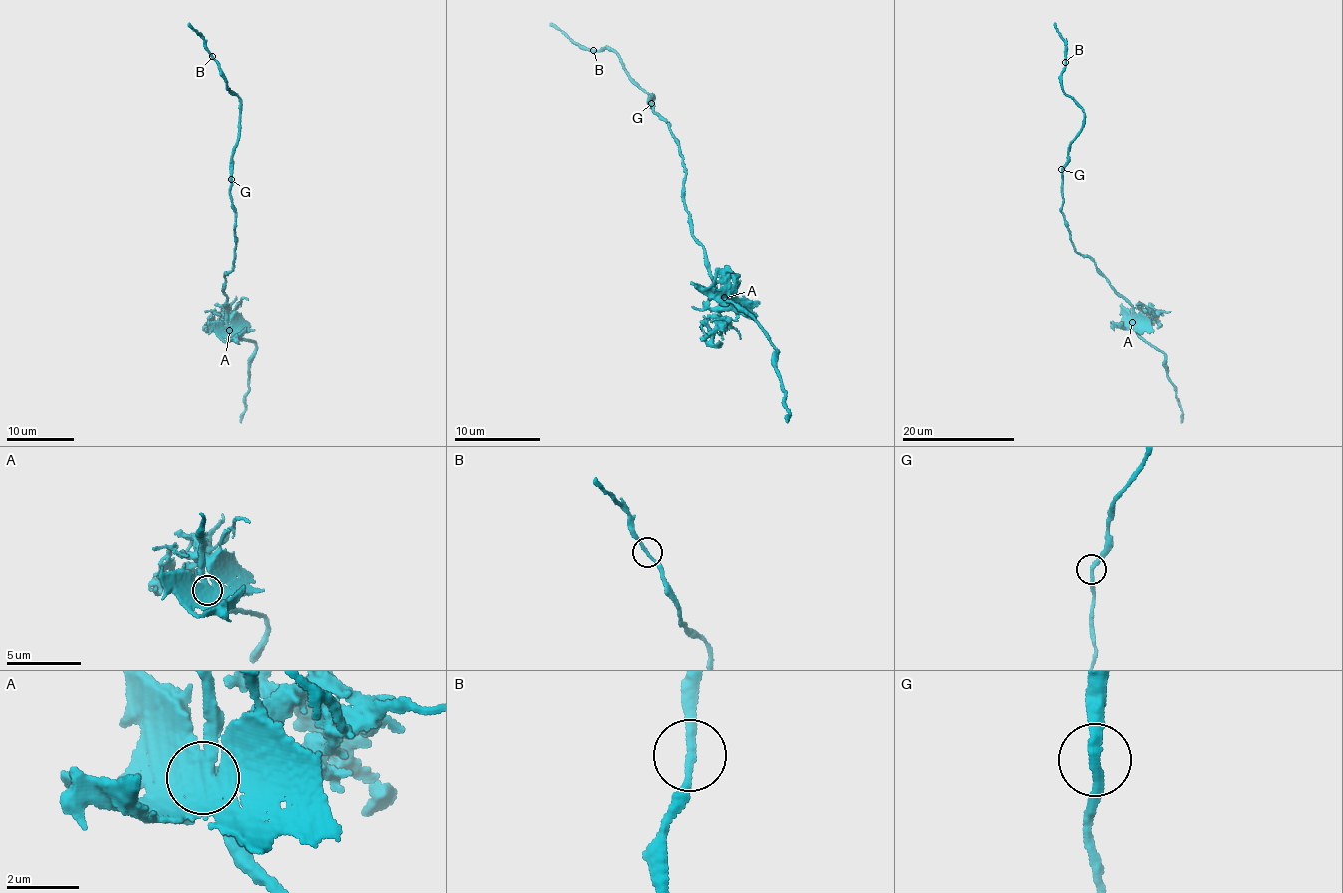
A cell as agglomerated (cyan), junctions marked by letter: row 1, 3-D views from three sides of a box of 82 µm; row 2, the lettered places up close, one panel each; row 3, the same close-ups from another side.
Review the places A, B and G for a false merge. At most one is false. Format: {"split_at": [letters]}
{"split_at": ["A"]}

